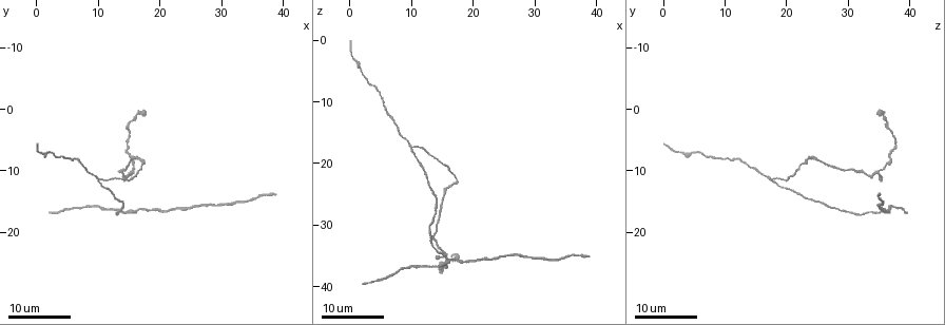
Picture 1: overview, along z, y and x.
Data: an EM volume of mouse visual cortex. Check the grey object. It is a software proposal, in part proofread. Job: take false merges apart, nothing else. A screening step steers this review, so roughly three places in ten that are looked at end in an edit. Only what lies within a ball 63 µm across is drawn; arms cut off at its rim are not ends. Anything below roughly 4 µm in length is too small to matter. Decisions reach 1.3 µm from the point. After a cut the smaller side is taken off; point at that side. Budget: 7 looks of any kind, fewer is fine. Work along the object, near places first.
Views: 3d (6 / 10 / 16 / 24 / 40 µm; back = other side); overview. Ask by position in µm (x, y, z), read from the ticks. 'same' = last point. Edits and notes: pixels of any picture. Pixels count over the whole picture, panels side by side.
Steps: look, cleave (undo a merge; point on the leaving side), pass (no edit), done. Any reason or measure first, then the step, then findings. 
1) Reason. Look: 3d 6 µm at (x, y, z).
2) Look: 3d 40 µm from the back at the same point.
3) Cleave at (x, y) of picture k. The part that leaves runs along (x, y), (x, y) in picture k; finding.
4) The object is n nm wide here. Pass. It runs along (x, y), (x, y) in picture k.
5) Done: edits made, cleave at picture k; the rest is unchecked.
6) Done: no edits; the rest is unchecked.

Look: 3d 24 µm at (10.0, 11.0, 17.5).

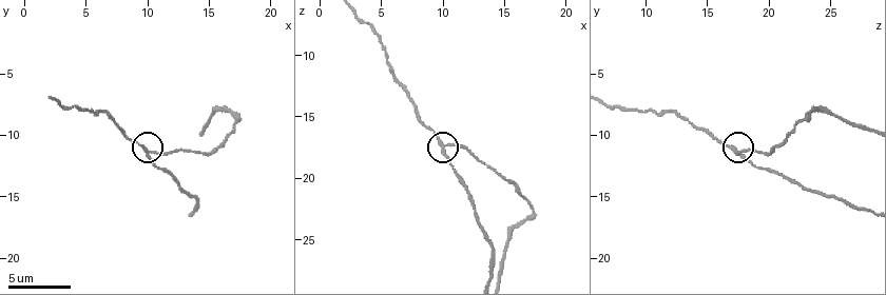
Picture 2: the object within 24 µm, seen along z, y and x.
Look: 3d 6 µm at (10.2, 11.4, 17.4).

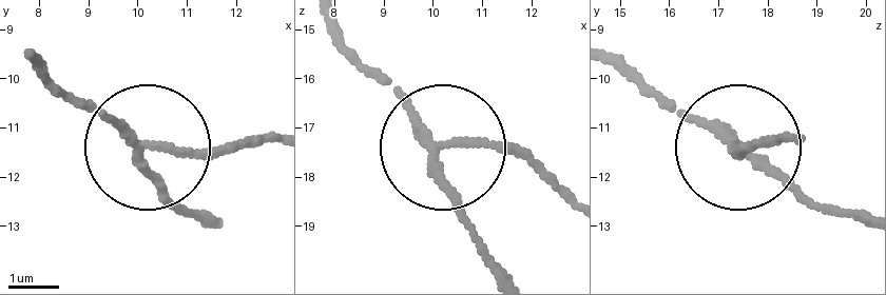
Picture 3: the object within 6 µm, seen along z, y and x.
The side arm is 23 µm long. Cleave at (215, 156) of picture 3. The part that leaves runs along (140, 140), (199, 153), (275, 140) in picture 3; a second cell is stuck on.

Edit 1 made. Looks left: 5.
Look: 3d 24 µm at (2.0, 7.0, 5.0).

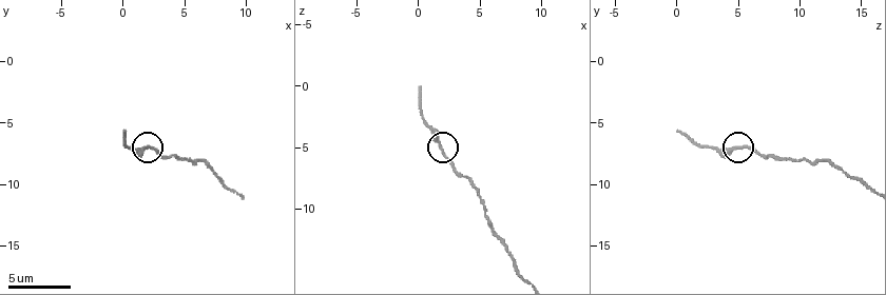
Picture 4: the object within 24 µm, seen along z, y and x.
Zoom in. Look: 3d 10 µm at (1.8, 6.8, 5.0).

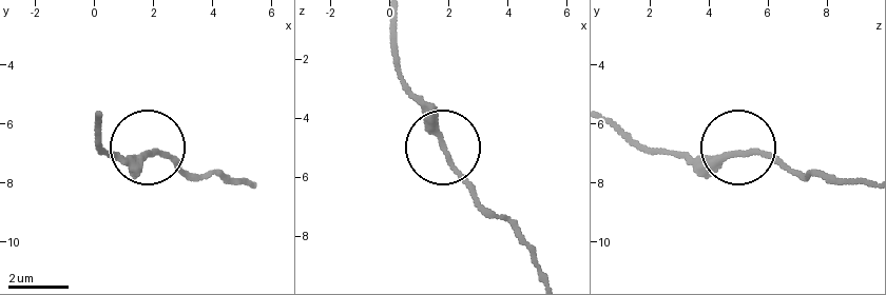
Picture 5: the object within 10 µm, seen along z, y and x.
Pass. It runs along (866, 180), (798, 173), (745, 151), (679, 158) in picture 5; continuous, no second cell.

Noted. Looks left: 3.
Three arms meet. Look: 3d 16 µm at (16.5, 16.5, 35.5).

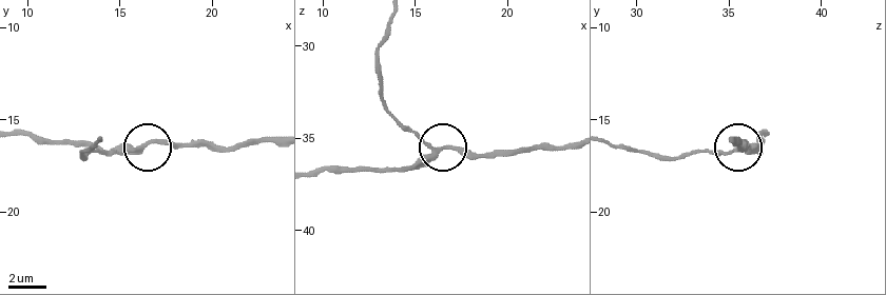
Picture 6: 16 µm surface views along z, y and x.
Zoom in. Look: 3d 10 µm at (16.1, 16.6, 35.9).

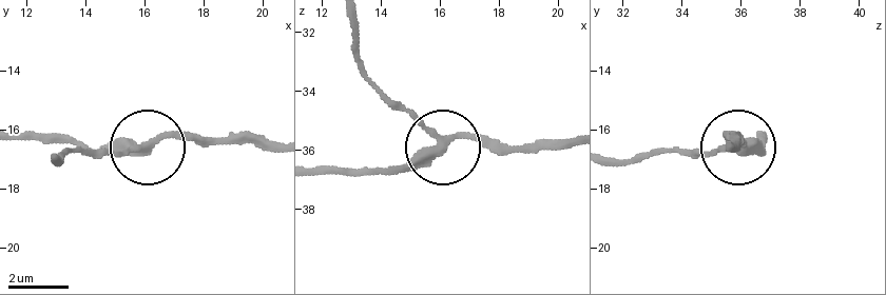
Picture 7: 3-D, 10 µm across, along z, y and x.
The side arm is 16 µm long. Pass. It runs along (352, 21), (352, 43), (368, 74), (439, 146), (378, 172) in picture 7; all the same cell.

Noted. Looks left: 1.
Done: edits made, cleave at picture 3; the rest is unchecked.

